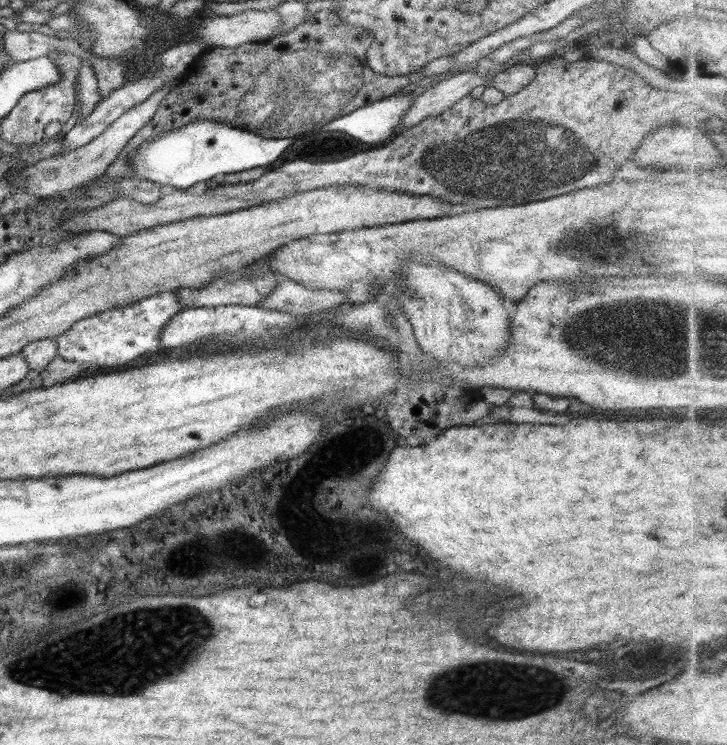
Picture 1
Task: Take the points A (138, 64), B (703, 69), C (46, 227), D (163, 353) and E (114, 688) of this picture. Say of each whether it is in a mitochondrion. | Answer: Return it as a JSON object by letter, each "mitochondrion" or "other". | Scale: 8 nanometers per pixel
{"A":"mitochondrion","B":"other","C":"mitochondrion","D":"other","E":"mitochondrion"}

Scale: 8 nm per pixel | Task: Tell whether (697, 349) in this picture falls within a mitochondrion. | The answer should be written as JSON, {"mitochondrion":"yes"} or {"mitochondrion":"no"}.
{"mitochondrion":"yes"}

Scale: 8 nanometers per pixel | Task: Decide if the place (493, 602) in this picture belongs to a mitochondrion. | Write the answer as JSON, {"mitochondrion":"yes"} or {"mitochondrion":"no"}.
{"mitochondrion":"no"}

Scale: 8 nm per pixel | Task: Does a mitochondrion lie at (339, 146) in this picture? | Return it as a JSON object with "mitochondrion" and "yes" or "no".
{"mitochondrion":"no"}

